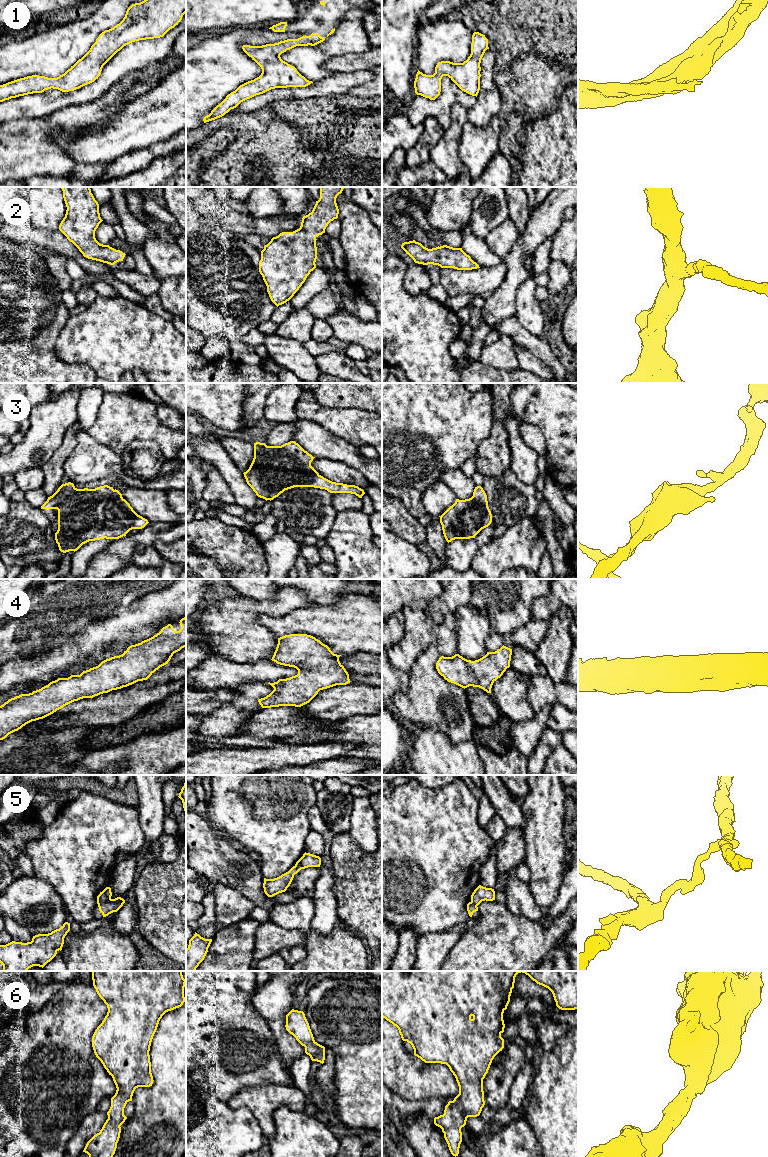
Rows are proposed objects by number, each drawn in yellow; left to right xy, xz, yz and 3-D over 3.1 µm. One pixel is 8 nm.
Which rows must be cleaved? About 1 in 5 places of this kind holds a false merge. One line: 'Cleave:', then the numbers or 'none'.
Cleave: 5

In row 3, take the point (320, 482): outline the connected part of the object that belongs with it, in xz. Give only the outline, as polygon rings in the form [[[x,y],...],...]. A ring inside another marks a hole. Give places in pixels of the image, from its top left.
[[[295,441],[281,446],[256,442],[253,461],[243,474],[256,495],[266,501],[294,487],[314,487],[362,498],[365,492],[358,486],[332,482],[321,476],[311,466],[314,458]]]

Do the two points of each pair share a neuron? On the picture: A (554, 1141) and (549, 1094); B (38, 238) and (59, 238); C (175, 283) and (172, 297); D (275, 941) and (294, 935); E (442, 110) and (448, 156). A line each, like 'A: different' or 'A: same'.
A: same
B: same
C: same
D: same
E: different

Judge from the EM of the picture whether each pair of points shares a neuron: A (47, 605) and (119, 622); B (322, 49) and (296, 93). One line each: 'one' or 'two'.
A: two
B: two

